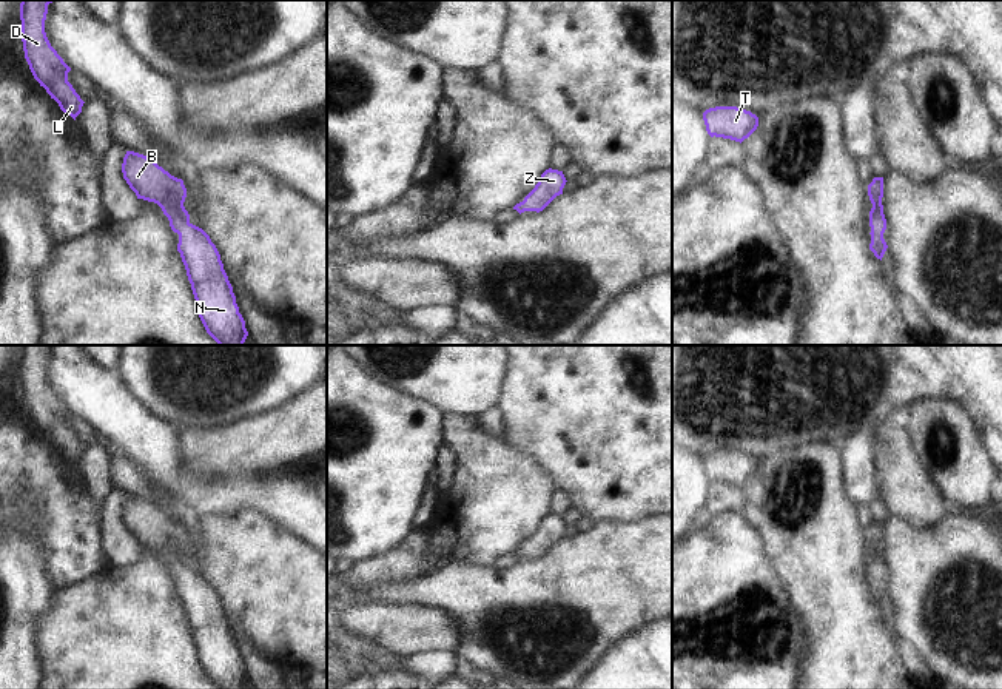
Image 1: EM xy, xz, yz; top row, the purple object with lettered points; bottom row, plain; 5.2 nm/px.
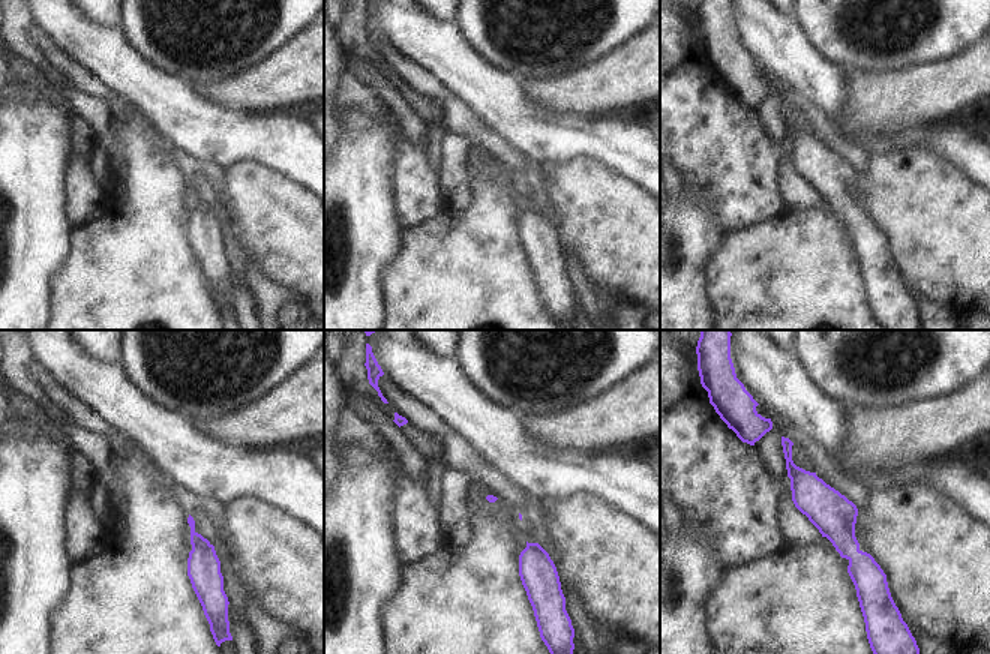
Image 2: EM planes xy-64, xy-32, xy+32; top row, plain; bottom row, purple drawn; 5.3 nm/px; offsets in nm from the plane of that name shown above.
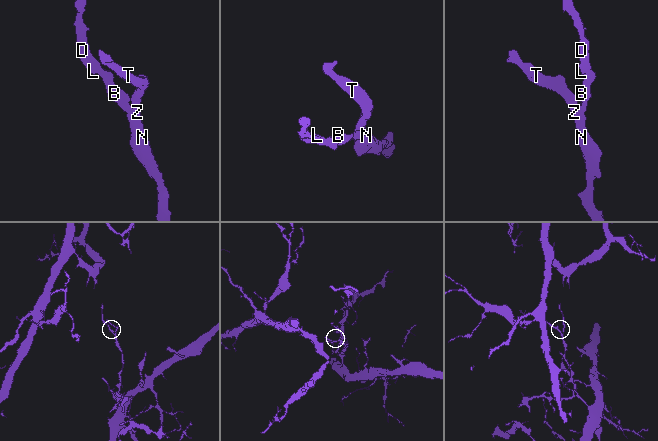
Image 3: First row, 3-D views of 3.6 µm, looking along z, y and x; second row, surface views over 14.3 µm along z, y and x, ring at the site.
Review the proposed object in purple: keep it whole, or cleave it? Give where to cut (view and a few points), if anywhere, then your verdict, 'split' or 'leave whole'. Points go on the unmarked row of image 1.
no cut | leave whole

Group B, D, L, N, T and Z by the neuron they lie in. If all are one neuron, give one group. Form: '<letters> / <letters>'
B D L N T Z

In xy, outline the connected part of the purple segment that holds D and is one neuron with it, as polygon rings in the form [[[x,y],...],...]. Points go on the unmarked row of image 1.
[[[22,345],[23,396],[34,424],[46,435],[51,444],[59,449],[60,455],[76,465],[85,447],[68,427],[71,413],[51,392],[45,378],[48,350],[52,347],[54,345]]]

